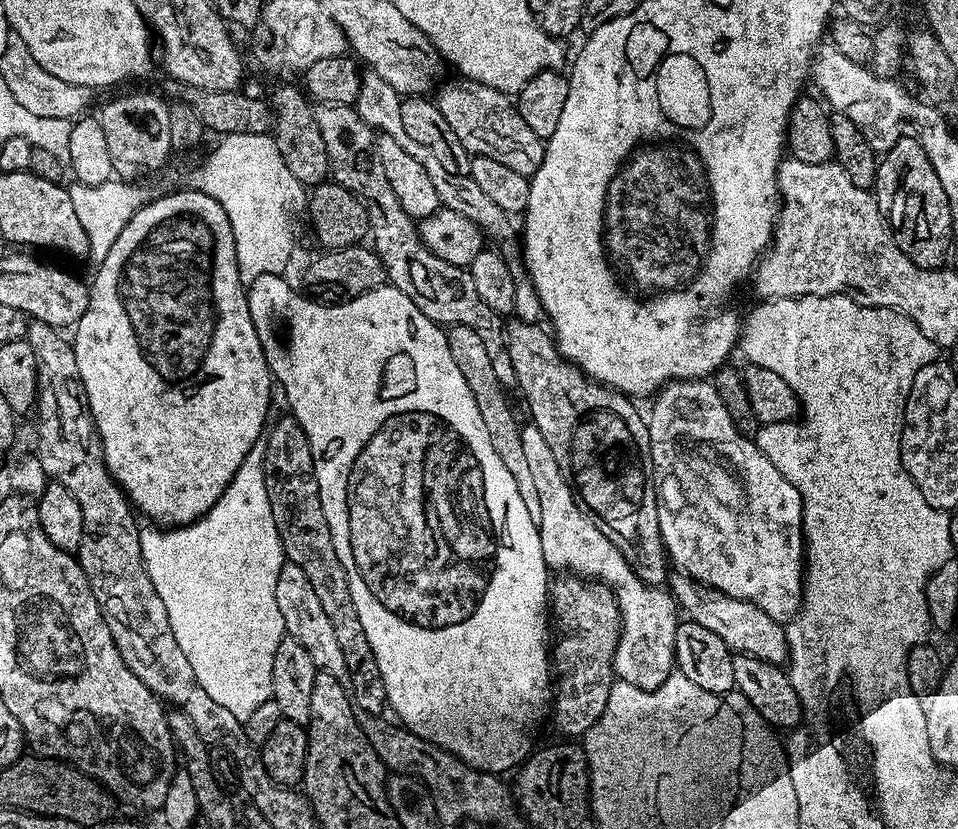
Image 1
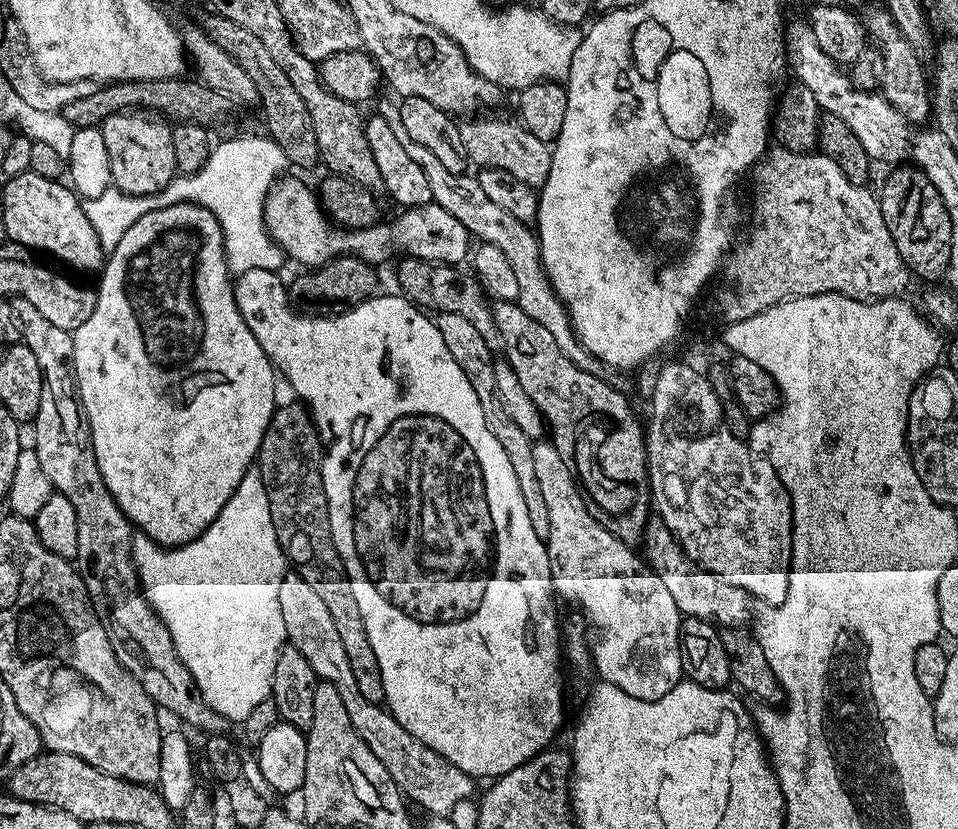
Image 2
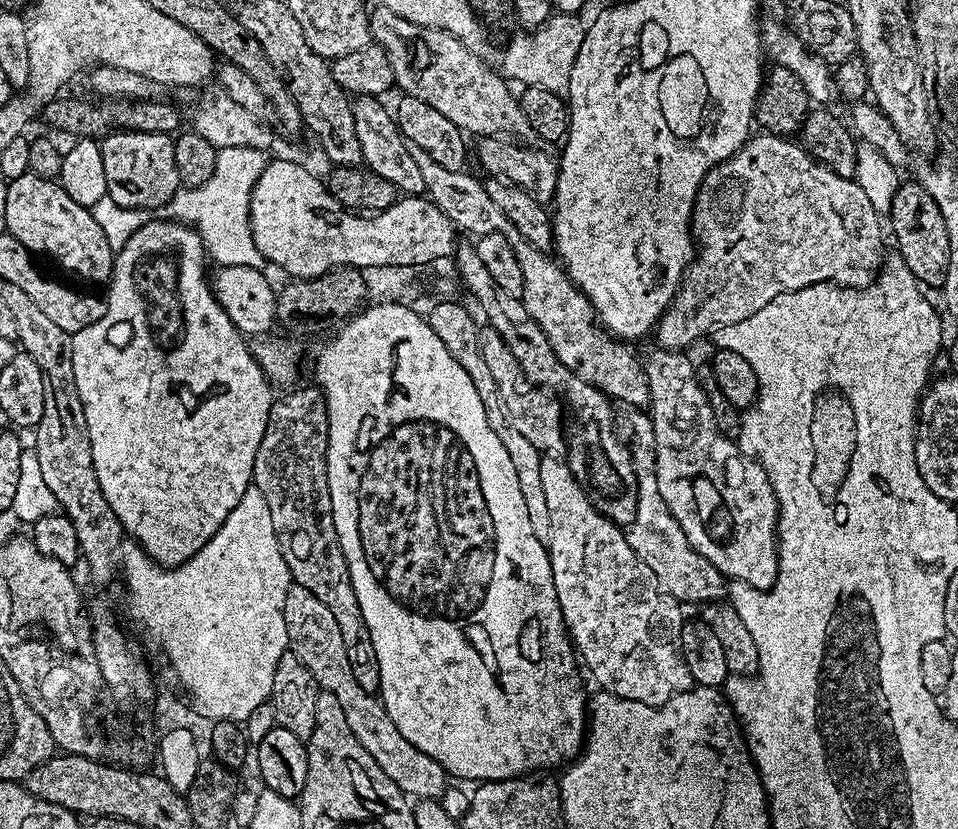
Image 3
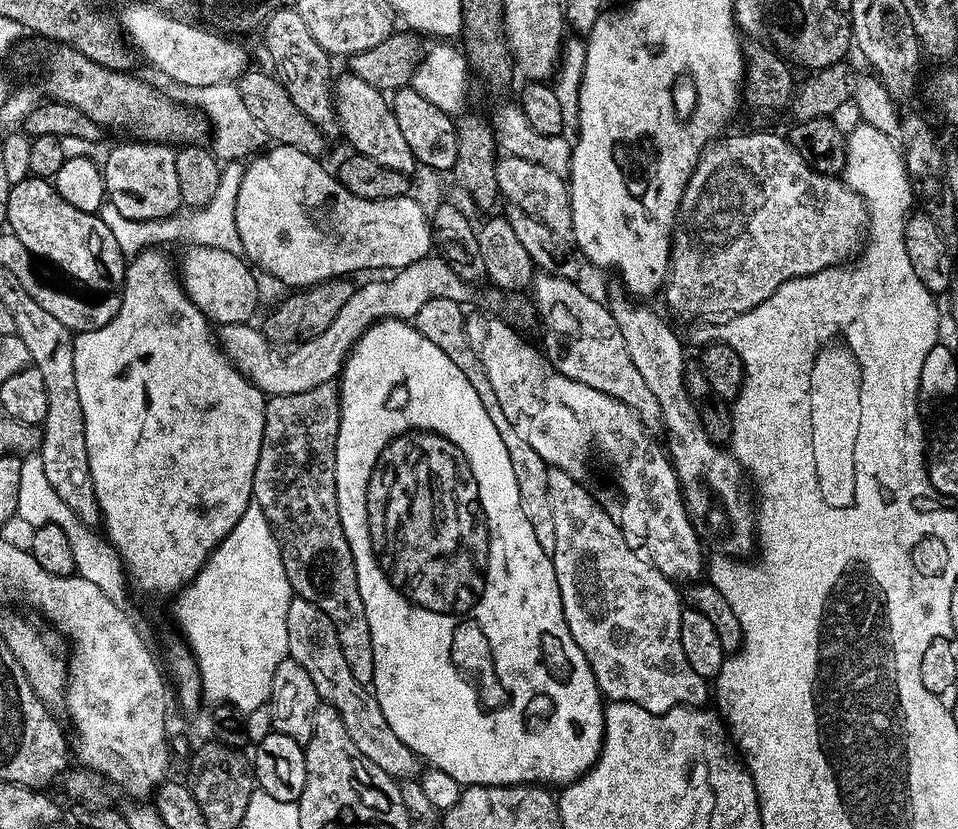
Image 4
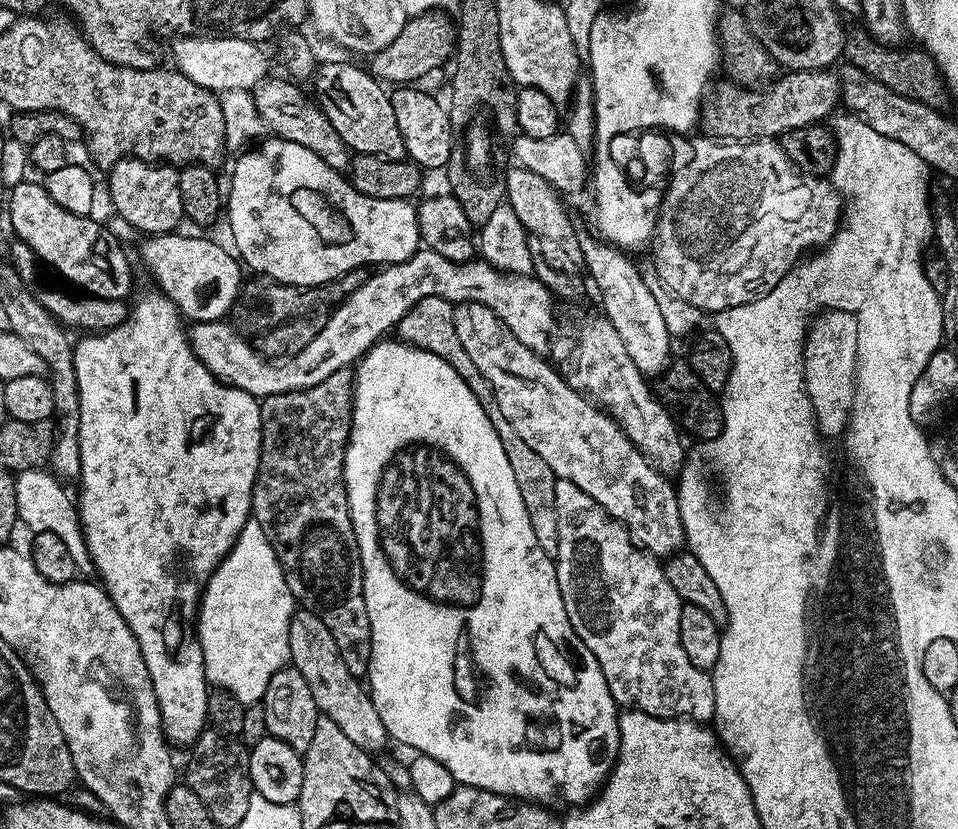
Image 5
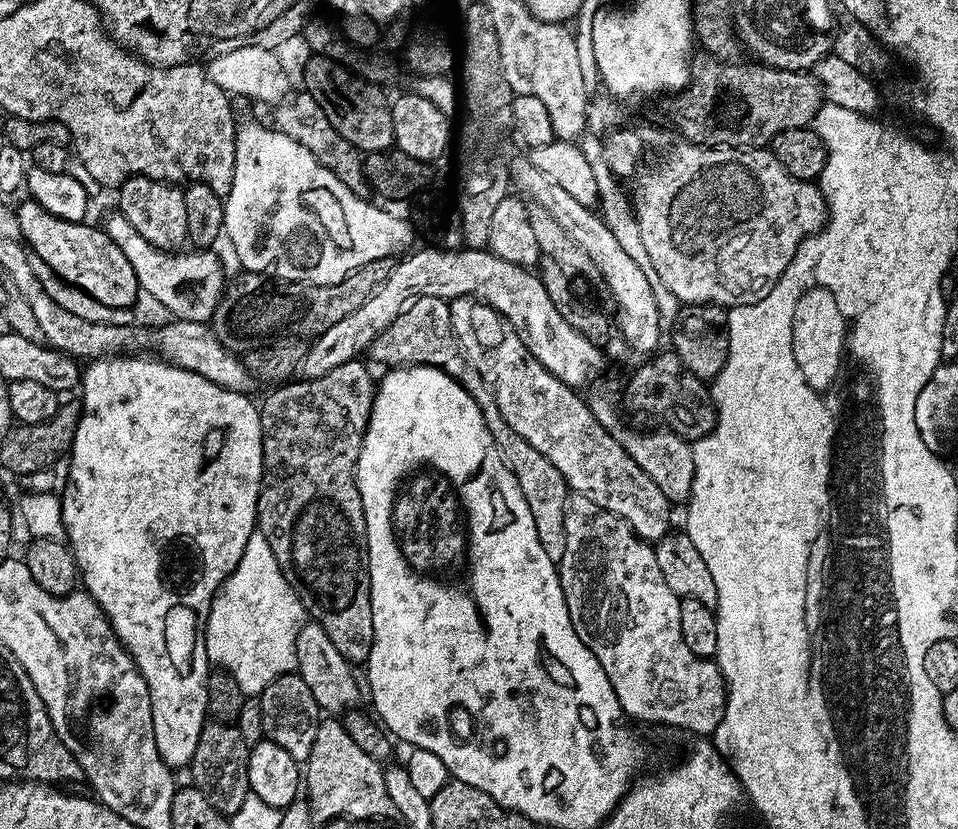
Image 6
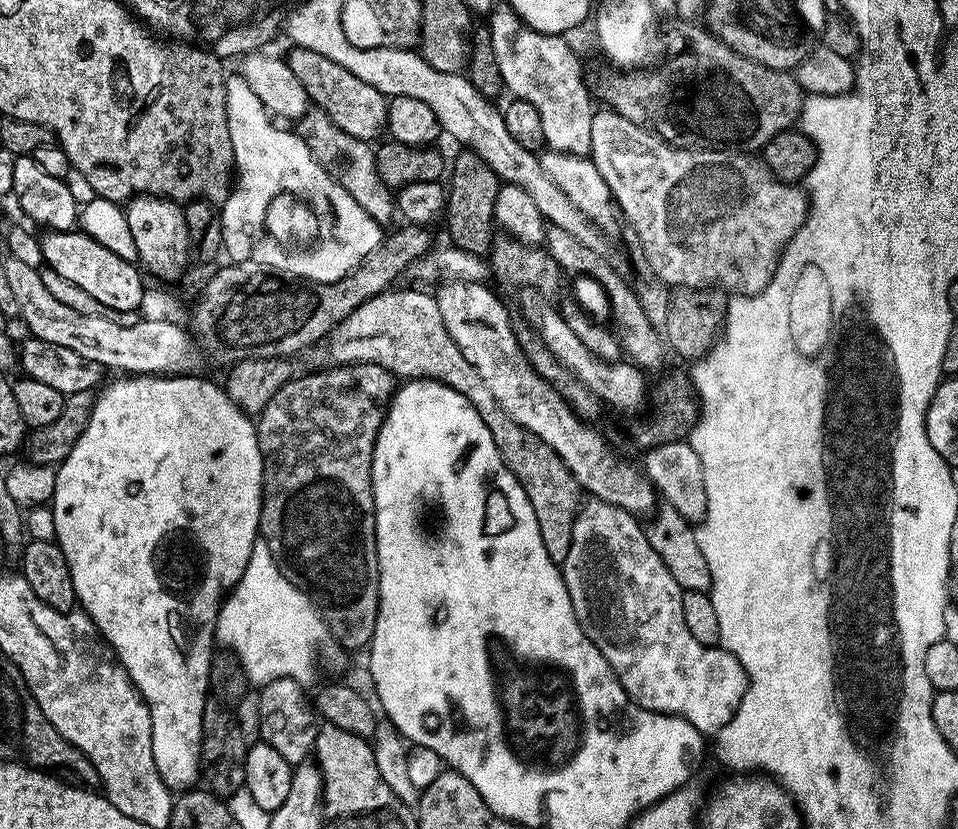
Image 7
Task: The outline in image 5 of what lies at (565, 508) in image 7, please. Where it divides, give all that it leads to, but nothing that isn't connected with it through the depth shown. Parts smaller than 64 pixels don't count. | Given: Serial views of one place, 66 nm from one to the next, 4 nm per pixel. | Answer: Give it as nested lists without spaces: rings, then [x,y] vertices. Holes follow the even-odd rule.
[[[422,298],[411,310],[400,319],[398,325],[398,336],[405,344],[412,345],[413,348],[421,348],[427,352],[438,354],[474,390],[478,402],[484,404],[484,409],[488,415],[488,421],[494,426],[497,438],[502,442],[502,450],[506,450],[506,458],[510,458],[510,467],[514,469],[514,482],[518,482],[518,494],[522,494],[522,503],[526,505],[526,514],[530,514],[530,526],[534,530],[534,538],[538,538],[538,546],[546,550],[546,554],[555,557],[556,554],[556,507],[554,506],[554,486],[556,480],[552,475],[550,466],[542,462],[539,454],[534,454],[522,438],[518,438],[518,430],[506,422],[502,410],[498,410],[495,400],[490,398],[490,389],[486,378],[474,366],[474,361],[470,359],[470,354],[466,354],[466,349],[462,347],[462,342],[458,342],[458,330],[454,330],[454,306],[448,300],[442,298]]]

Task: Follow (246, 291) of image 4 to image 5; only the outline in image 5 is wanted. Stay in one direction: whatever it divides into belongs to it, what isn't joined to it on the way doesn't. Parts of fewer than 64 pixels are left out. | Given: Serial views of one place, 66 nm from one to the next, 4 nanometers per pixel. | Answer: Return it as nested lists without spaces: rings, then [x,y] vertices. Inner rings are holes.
[[[152,234],[140,248],[140,256],[152,271],[161,293],[174,302],[181,316],[192,322],[224,320],[235,309],[242,285],[242,264],[231,251],[204,236],[180,236],[181,234]]]

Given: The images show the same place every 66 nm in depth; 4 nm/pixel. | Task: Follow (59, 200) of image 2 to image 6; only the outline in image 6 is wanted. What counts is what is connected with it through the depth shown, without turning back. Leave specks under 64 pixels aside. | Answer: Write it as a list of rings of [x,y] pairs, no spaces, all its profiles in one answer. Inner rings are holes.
[[[24,198],[15,211],[18,226],[21,227],[23,243],[30,249],[31,255],[42,258],[42,262],[46,262],[46,266],[50,266],[50,270],[57,272],[67,284],[73,284],[76,288],[86,290],[86,294],[98,298],[98,302],[106,302],[106,306],[132,308],[135,305],[136,296],[139,297],[141,291],[138,278],[134,274],[134,266],[130,266],[126,254],[122,254],[122,250],[114,246],[114,242],[104,232],[103,227],[91,228],[88,222],[79,224],[66,222],[66,218],[58,218],[42,210],[42,206],[38,206],[38,202],[31,198]]]

